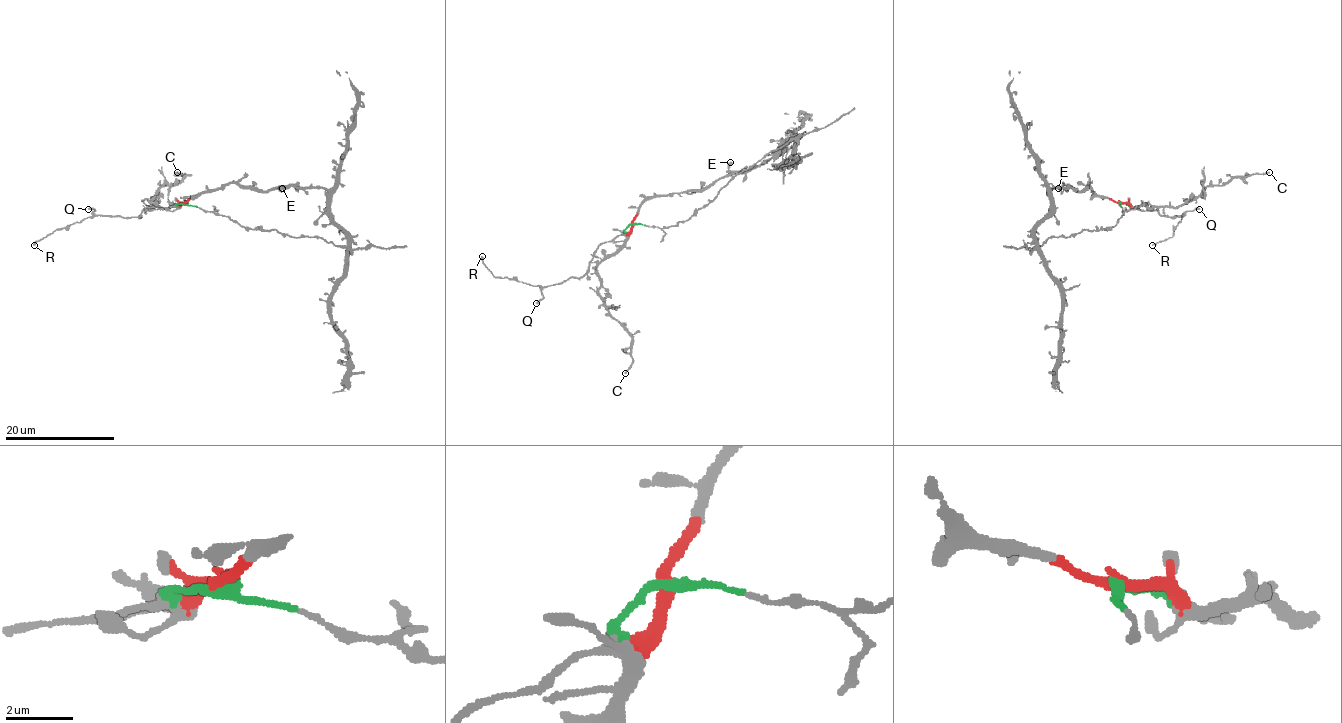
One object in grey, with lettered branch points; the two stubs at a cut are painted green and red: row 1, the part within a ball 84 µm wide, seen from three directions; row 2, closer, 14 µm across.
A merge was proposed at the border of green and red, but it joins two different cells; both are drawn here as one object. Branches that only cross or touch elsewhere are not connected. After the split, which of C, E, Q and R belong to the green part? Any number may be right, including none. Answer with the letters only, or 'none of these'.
Q, R

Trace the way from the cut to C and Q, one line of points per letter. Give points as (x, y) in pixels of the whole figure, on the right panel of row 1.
C: (1120, 203), (1179, 206), (1191, 202), (1209, 185), (1223, 185), (1232, 177), (1269, 172)
Q: (1120, 203), (1172, 217), (1200, 209)

